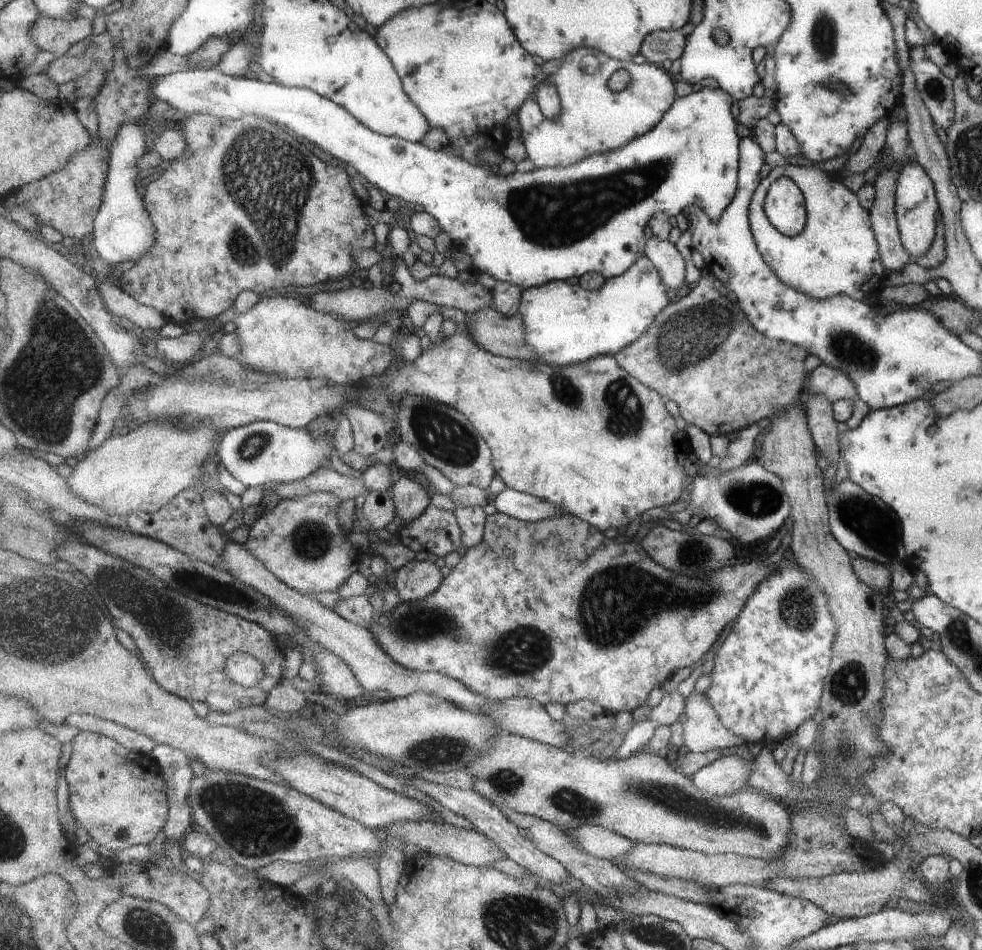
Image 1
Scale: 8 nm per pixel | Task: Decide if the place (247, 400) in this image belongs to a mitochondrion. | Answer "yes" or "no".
no

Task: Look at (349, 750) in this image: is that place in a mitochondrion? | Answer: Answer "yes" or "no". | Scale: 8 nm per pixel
no

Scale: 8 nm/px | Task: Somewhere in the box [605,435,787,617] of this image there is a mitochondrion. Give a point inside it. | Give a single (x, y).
(695, 555)

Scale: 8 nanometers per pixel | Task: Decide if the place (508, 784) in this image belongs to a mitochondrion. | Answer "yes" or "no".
yes

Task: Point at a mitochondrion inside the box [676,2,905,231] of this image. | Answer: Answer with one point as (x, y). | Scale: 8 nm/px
(823, 38)

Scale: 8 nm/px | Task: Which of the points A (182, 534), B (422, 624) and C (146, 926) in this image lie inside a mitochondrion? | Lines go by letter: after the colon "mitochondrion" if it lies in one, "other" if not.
A: other
B: mitochondrion
C: mitochondrion

